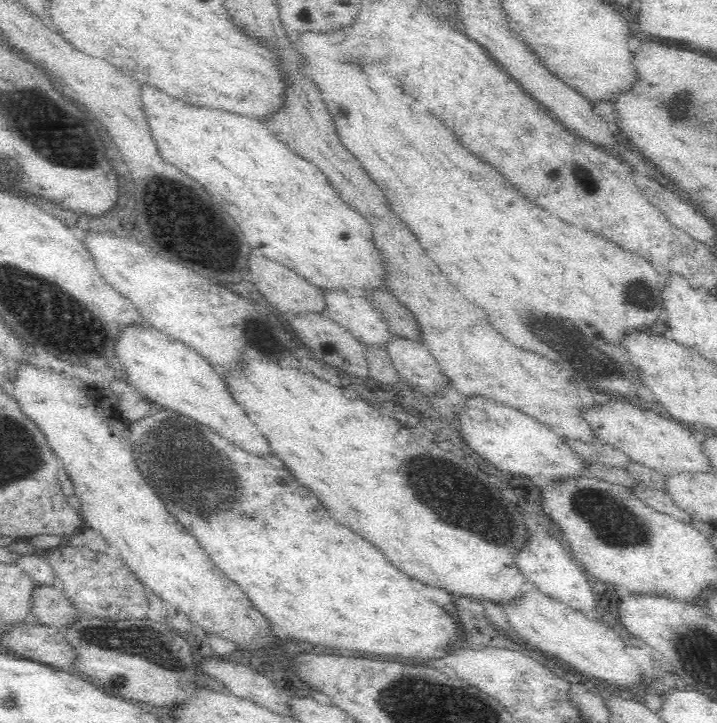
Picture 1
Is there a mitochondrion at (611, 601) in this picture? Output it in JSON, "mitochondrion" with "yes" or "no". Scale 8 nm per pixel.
{"mitochondrion":"no"}

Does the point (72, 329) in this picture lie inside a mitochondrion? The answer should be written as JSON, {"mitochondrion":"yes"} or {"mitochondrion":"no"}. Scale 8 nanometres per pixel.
{"mitochondrion":"yes"}

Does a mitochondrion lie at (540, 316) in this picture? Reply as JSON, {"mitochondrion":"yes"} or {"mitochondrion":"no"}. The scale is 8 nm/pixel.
{"mitochondrion":"yes"}

